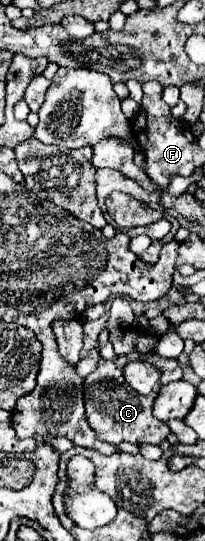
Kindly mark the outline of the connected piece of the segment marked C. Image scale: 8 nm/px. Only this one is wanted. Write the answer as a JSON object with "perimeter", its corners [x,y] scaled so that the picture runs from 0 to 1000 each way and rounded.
{"perimeter":[[[585,656],[556,667],[488,664],[459,689],[439,689],[410,701],[410,745],[420,745],[429,782],[488,815],[517,815],[546,823],[576,823],[595,815],[644,819],[644,823],[702,823],[702,819],[771,823],[780,815],[800,815],[829,804],[820,786],[771,778],[741,767],[741,745],[751,745],[771,723],[683,730],[605,704],[595,678],[615,675],[624,664],[634,664],[634,656]]]}

